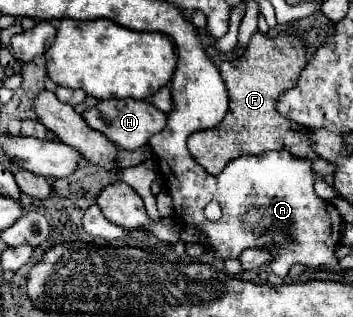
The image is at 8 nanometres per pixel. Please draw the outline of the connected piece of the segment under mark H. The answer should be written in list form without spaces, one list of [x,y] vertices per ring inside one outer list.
[[[109,98],[109,100],[99,100],[97,106],[85,110],[83,118],[93,130],[103,132],[111,142],[119,144],[121,148],[139,150],[139,148],[143,148],[149,142],[149,138],[153,134],[157,134],[157,132],[161,132],[165,128],[167,114],[157,110],[147,100],[133,100],[133,98],[117,100],[117,98]]]

